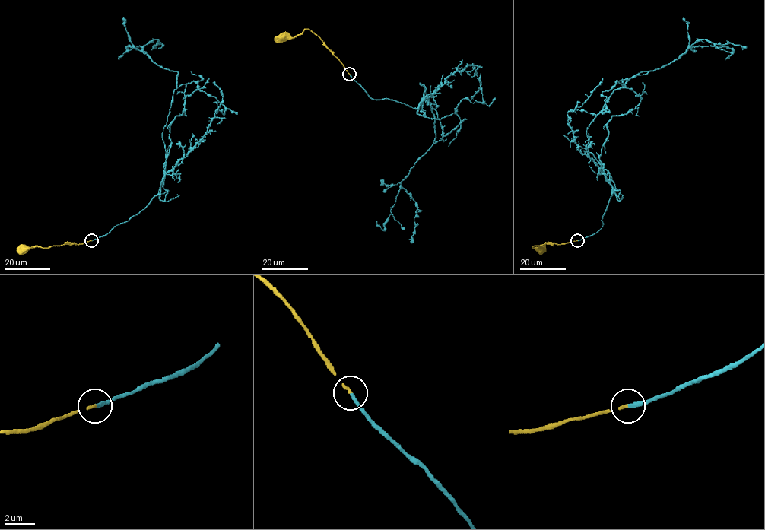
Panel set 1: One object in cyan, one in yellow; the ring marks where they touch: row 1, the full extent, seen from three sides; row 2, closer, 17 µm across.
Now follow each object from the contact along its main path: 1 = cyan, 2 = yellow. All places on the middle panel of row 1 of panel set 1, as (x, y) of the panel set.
1: (349, 74), (372, 99), (416, 109), (426, 89), (420, 83), (436, 138), (401, 182), (417, 209), (411, 243)
2: (349, 74), (322, 40), (309, 30), (305, 29), (294, 37), (281, 38)

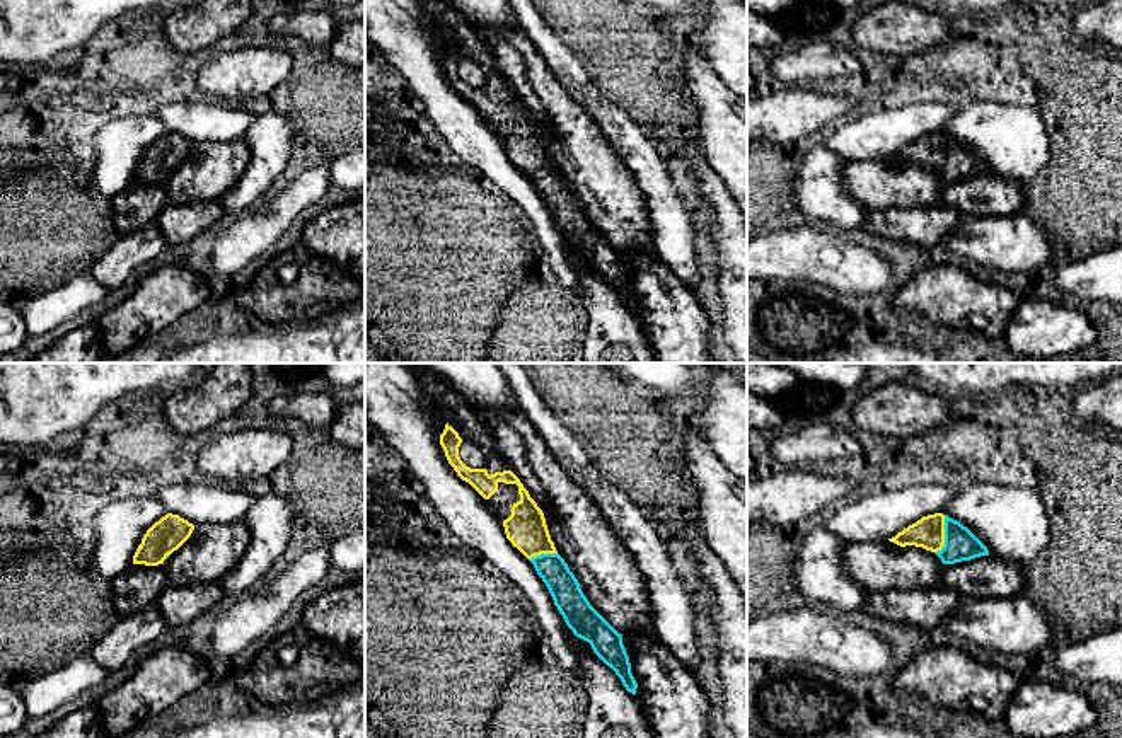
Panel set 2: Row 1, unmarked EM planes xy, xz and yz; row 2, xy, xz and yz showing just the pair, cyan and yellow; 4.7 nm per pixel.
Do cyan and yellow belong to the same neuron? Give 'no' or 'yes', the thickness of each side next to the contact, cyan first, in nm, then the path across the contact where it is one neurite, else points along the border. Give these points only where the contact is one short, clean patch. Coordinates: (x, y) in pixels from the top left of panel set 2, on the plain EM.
yes; 160 nm thick on the cyan side, 150 nm on the other; runs through yz (960, 162), (952, 161), (945, 154), (928, 150)

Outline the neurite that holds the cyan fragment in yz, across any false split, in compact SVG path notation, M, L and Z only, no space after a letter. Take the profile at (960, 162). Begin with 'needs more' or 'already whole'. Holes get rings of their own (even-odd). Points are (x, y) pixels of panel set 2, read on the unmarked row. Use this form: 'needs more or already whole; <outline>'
needs more; M943 131L922 135L888 159L900 165L931 169L943 182L989 174L987 165L967 145Z

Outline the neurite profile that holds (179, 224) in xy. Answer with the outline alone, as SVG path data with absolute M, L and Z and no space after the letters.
M218 199L186 205L169 205L155 220L167 249L189 242L198 234L213 227L223 215Z

